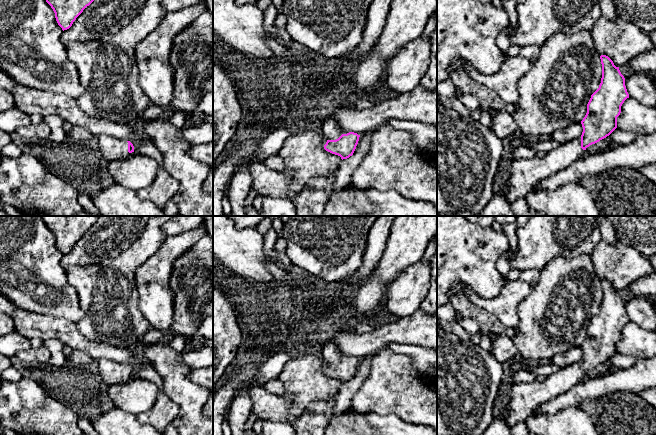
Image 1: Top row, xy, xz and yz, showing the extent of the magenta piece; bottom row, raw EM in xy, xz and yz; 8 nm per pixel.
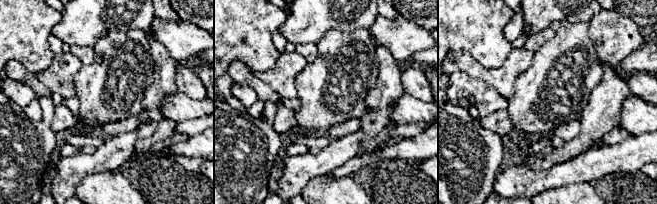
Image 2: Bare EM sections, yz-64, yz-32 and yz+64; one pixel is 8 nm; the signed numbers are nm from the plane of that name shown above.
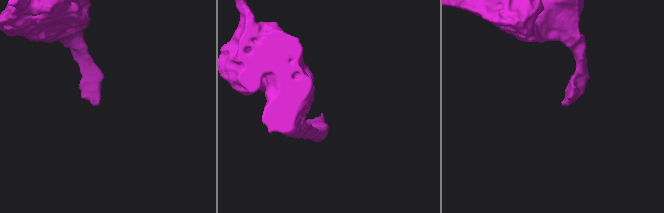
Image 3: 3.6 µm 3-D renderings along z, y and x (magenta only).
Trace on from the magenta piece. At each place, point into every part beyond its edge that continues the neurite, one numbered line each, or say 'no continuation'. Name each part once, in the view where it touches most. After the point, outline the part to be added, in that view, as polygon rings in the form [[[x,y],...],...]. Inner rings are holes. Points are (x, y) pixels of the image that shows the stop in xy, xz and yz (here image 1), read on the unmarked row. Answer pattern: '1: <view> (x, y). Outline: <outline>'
1: xz (331, 355). Outline: [[[328,334],[327,337],[322,341],[321,354],[322,358],[327,364],[336,364],[342,358],[347,358],[348,356],[342,354],[330,338],[331,336]]]

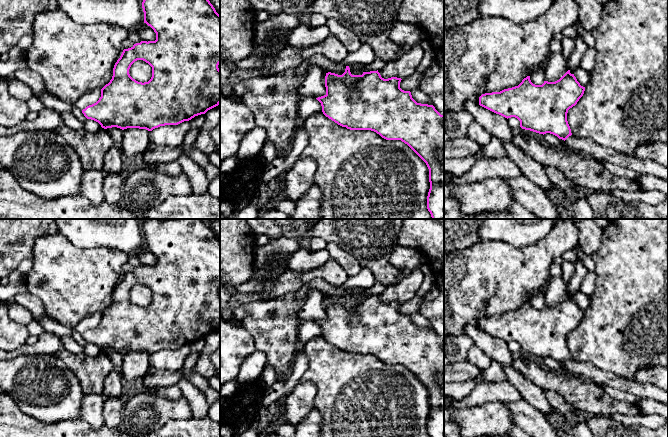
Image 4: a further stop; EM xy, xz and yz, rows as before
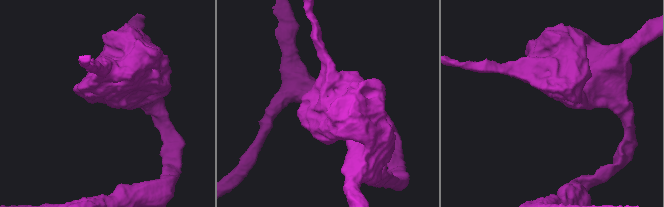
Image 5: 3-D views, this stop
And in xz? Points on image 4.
no continuation

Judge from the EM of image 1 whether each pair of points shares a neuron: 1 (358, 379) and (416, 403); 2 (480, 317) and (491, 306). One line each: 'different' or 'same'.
1: different
2: different

